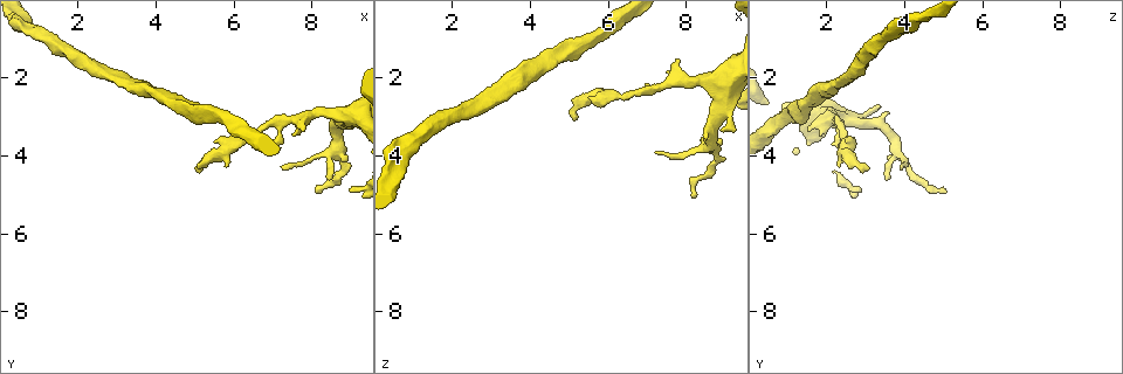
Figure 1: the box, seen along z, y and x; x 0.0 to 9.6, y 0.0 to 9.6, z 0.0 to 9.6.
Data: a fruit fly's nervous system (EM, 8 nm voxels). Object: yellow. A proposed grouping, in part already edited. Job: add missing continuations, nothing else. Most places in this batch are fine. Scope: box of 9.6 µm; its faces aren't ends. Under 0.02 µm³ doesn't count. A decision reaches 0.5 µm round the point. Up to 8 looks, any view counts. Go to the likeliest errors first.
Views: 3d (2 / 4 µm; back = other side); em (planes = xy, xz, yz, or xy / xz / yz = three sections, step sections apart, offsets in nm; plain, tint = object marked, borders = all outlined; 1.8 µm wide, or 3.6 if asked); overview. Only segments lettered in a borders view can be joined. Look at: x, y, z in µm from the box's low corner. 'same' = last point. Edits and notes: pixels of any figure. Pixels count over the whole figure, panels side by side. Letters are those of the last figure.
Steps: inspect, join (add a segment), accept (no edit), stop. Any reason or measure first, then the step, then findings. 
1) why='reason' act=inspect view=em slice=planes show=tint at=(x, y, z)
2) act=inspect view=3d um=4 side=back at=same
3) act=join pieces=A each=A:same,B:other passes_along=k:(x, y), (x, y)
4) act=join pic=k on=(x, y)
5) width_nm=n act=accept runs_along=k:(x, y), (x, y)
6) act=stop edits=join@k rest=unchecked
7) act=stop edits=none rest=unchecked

why='free end' act=inspect view=em slice=planes show=borders at=(5.15, 4.30, 3.05)

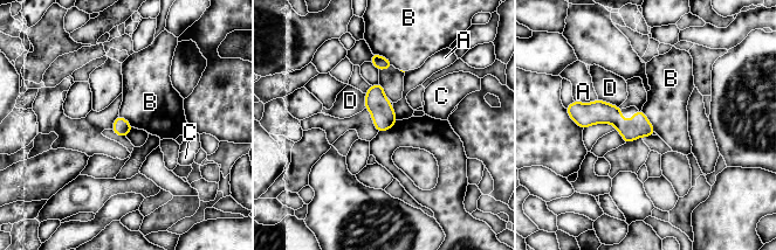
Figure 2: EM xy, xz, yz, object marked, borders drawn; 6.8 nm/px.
longest_contact=B:180nm act=accept each=A:other,B:other,C:other,D:other border=2:(372, 53), (384, 56), (393, 66) found='none of them fits'

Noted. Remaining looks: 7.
why='thin end' act=inspect view=em slice=planes show=plain at=(8.25, 4.90, 5.05)

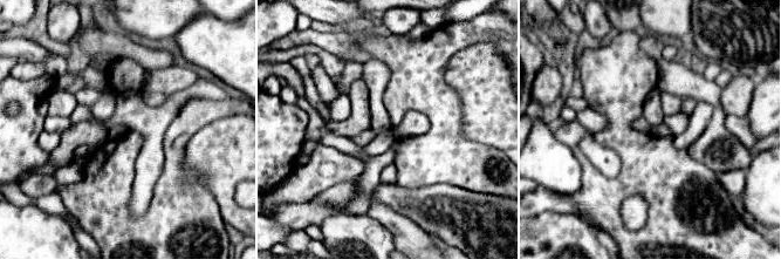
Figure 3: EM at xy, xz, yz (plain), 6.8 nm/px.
act=inspect view=em slice=planes show=borders at=same

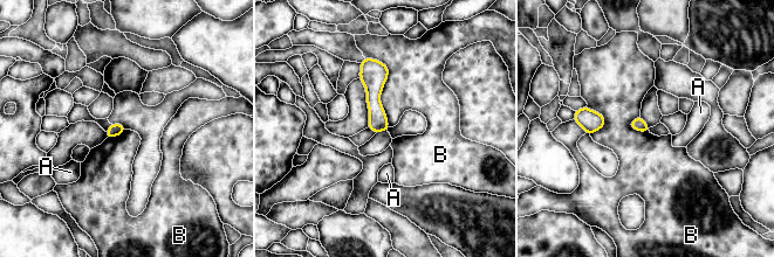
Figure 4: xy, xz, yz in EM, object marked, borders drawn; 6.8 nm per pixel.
act=accept each=A:other,B:other border=4:(365, 57), (388, 68), (389, 126) found='none of them fits'

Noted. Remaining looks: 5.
act=inspect view=3d um=2 at=(7.70, 3.30, 1.55)

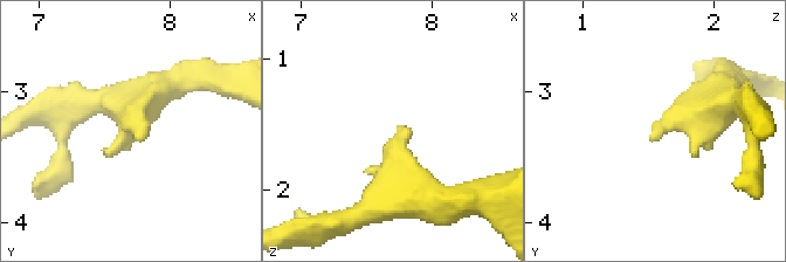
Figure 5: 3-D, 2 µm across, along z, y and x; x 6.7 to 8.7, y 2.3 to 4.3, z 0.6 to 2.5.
why='now the EM' act=inspect view=em slice=xy step=4 show=borders at=(7.76, 3.34, 1.52)

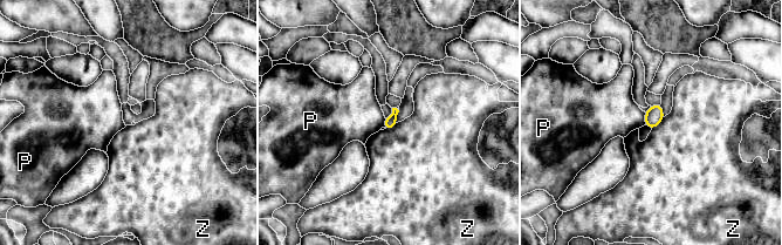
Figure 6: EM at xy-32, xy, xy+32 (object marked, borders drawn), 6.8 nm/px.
why='cut it another way' act=inspect view=em slice=planes show=borders at=same

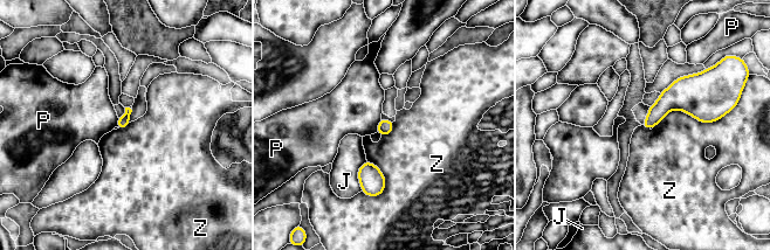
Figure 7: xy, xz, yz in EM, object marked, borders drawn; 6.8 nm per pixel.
act=accept each=J:other,P:other,Z:other border=7:(380, 118), (376, 131) found='no lettered segment goes on from it'

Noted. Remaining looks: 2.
act=stop edits=none rest=unchecked

